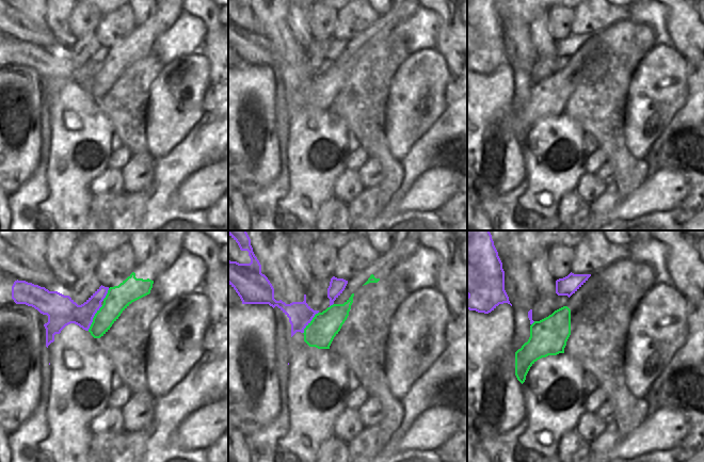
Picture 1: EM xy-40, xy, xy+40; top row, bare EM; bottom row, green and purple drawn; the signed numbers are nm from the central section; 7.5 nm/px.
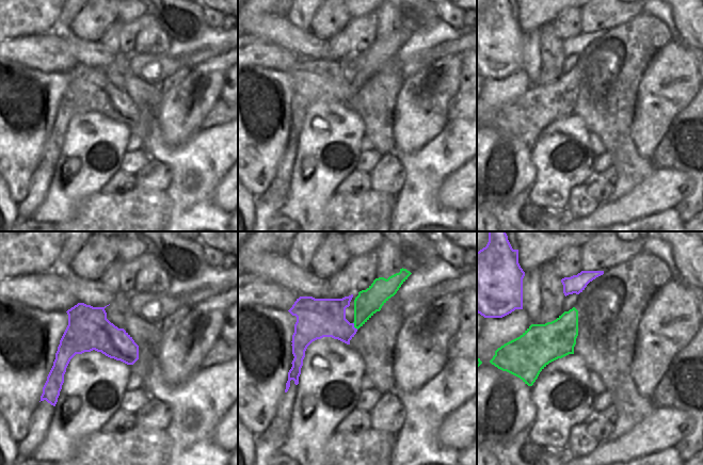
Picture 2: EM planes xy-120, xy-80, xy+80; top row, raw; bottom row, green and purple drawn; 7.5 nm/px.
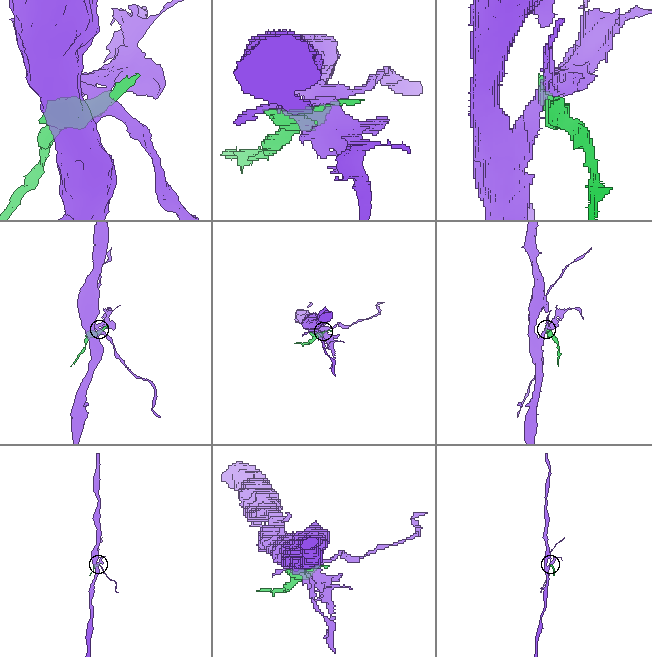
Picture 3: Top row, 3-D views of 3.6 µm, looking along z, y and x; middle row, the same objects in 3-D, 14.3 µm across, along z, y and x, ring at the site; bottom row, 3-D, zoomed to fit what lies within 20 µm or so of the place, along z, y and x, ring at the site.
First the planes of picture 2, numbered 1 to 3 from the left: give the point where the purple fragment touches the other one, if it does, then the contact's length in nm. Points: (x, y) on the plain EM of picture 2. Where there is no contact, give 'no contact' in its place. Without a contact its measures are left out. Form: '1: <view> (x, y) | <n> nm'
1: no contact
2: xy-80 (354, 87) | 70 nm
3: no contact

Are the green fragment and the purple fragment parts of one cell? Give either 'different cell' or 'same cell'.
different cell

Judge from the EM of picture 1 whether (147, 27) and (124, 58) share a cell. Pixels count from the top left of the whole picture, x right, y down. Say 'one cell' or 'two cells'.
one cell

